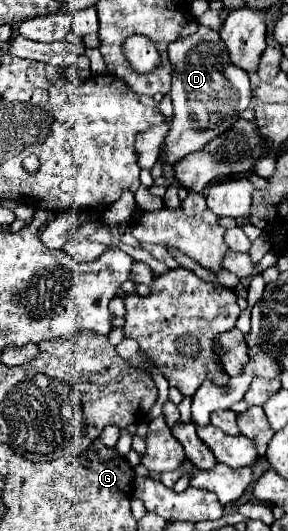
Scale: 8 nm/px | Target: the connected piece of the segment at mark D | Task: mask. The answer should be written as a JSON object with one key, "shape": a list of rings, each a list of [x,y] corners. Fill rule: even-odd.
{"shape":[[[199,26],[199,30],[187,38],[179,38],[169,44],[169,62],[173,66],[171,100],[175,114],[169,124],[167,162],[175,164],[183,156],[201,150],[217,134],[225,132],[251,104],[251,84],[245,70],[229,62],[229,52],[217,30]]]}

